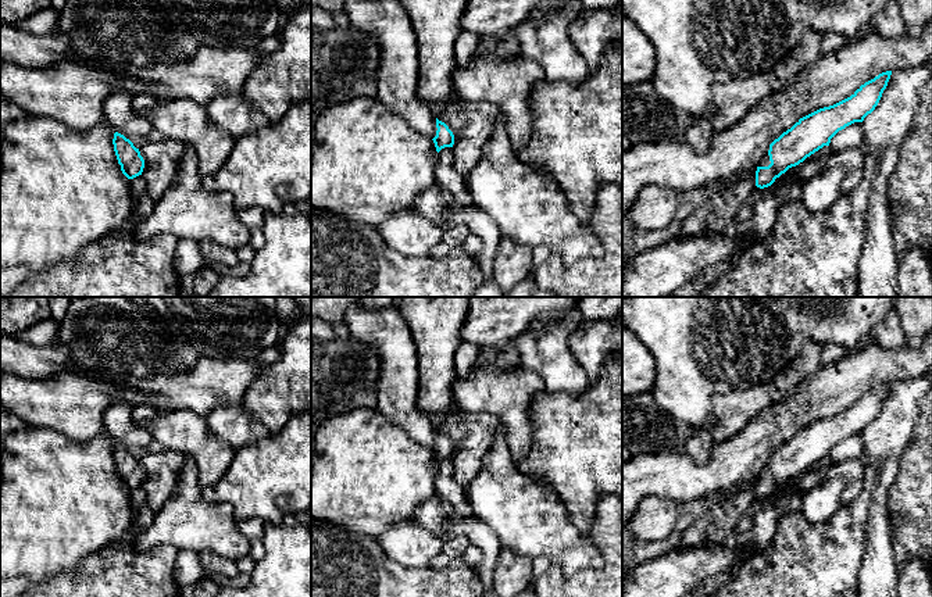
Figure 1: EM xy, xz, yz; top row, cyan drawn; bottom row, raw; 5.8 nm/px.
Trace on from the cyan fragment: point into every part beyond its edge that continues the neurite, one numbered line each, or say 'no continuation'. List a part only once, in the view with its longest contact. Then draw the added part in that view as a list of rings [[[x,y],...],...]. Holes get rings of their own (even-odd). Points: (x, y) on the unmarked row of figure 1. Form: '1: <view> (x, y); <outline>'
1: xz (384, 329); [[[357,300],[346,310],[343,323],[351,337],[371,347],[381,361],[378,412],[401,428],[417,444],[433,450],[436,429],[418,405],[417,346],[396,305],[364,308]]]

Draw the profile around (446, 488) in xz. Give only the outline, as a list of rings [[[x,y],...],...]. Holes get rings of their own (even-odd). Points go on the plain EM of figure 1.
[[[444,458],[438,464],[435,494],[450,503],[457,515],[474,515],[474,510],[467,500],[464,489],[454,480],[453,458]]]

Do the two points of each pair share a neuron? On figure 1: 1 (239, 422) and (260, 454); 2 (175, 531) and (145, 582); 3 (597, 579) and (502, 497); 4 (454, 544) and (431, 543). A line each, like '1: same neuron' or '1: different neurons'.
1: different neurons
2: different neurons
3: different neurons
4: different neurons

